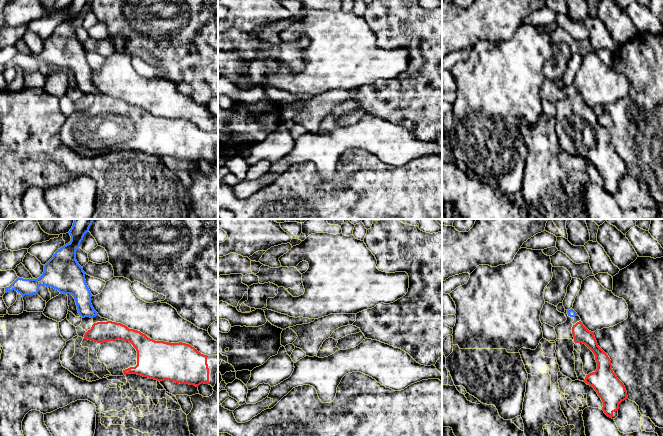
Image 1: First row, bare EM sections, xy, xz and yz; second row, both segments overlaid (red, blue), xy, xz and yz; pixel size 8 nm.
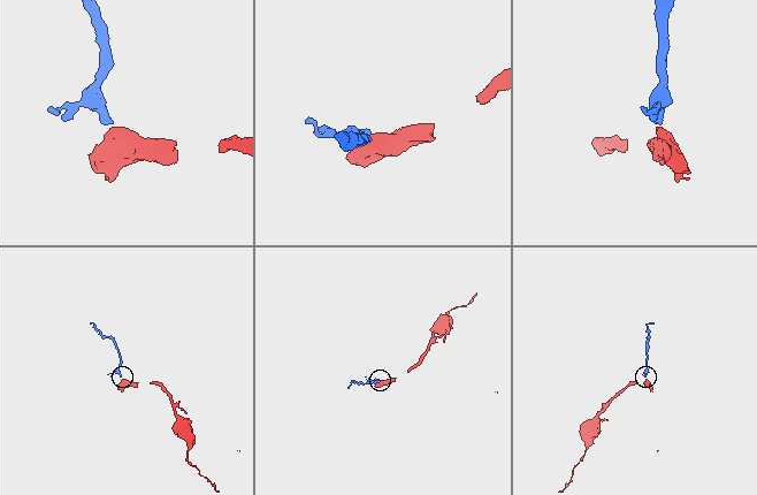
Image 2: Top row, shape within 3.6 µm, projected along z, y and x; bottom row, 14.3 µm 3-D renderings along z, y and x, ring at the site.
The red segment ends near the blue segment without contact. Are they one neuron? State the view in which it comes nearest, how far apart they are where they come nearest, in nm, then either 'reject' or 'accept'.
view xy; gap 50 nm; accept

